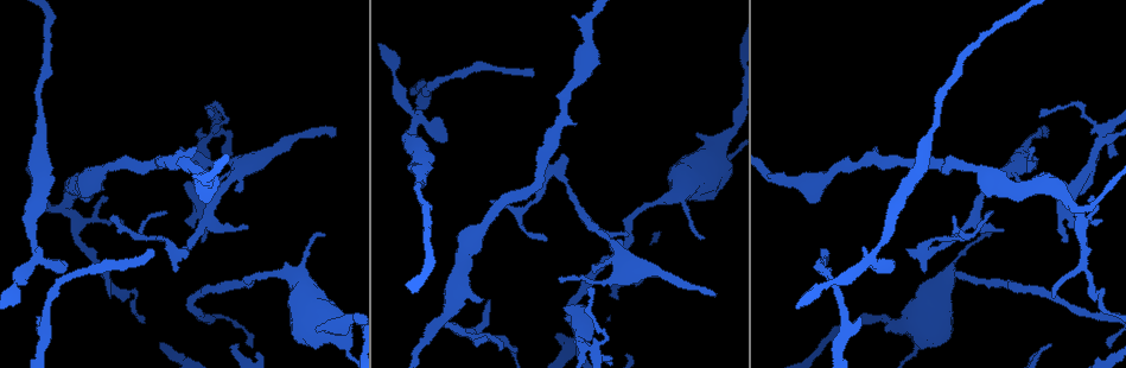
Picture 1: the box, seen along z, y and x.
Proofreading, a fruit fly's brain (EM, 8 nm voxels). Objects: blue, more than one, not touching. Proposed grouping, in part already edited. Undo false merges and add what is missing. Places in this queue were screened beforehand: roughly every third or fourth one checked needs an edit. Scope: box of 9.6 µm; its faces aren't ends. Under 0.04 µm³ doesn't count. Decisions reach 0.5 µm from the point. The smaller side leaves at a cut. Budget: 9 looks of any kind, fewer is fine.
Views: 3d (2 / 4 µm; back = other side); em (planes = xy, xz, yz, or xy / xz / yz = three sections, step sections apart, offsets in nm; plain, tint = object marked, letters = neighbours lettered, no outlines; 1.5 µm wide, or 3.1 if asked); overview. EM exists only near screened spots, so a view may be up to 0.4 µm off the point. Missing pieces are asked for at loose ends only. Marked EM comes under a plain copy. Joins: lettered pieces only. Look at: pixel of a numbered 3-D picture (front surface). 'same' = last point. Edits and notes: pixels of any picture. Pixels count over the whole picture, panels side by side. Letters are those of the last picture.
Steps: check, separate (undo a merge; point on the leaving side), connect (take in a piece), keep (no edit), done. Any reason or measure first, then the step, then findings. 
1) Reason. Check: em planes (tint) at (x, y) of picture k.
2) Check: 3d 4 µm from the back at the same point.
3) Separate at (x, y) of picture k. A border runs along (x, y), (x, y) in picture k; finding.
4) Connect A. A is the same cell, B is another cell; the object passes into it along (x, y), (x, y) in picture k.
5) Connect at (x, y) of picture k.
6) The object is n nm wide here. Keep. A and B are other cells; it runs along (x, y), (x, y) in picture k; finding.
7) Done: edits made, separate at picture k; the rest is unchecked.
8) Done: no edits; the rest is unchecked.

Thin end. Check: em yz step 4 (tint) at (488, 300) of picture 1.

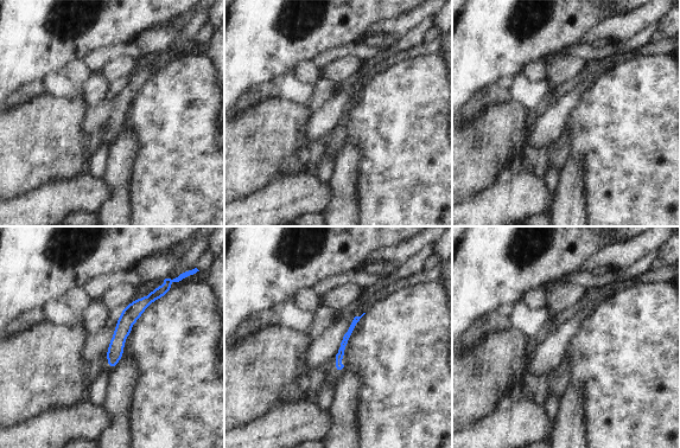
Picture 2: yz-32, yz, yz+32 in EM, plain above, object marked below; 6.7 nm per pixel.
Another direction. Check: em planes (letters) at the same point.

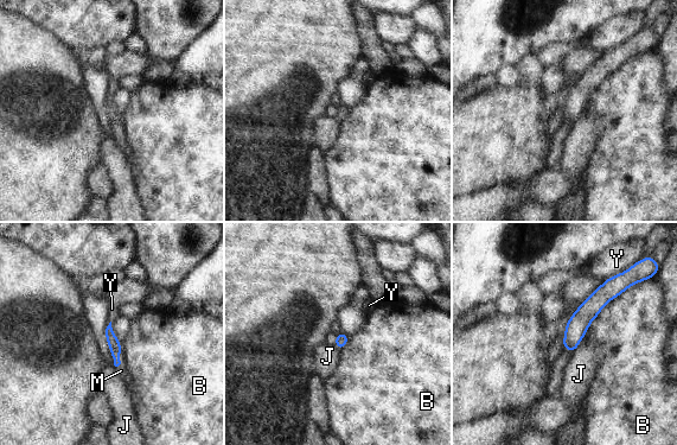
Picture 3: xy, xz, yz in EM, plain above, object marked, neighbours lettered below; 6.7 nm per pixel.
Connect M. M is the same cell, B, J and Y are other cells; the object passes into it along (112, 339), (119, 360), (121, 370) in picture 3; the neuron continues.

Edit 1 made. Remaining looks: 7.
Branch stops here. Check: 3d 4 µm from the back at (324, 234) of picture 1.

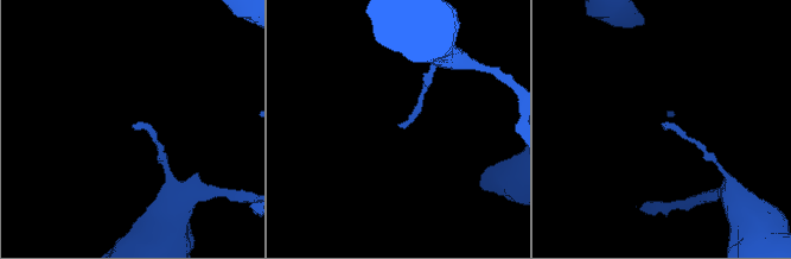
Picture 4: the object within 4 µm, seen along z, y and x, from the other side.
Shape alone is not enough. Check: em planes (letters) at (401, 127) of picture 4.

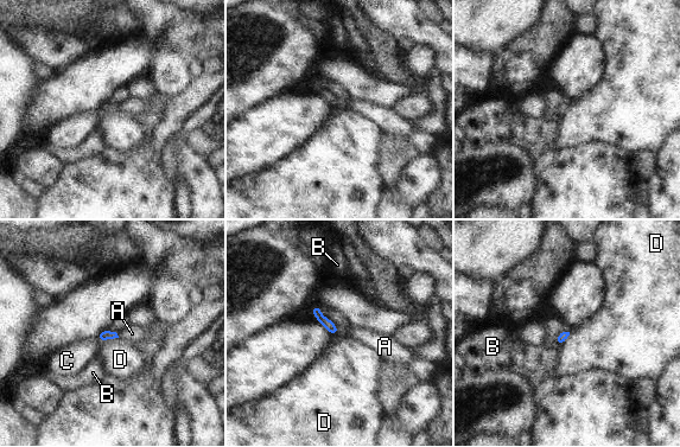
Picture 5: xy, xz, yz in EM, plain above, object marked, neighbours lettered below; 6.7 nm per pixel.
The object is 70 nm wide here. Connect A. A is the same cell, B, C and D are other cells; the neuron continues.

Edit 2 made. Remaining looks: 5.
Free end. Check: 3d 4 µm at (530, 69) of picture 1.

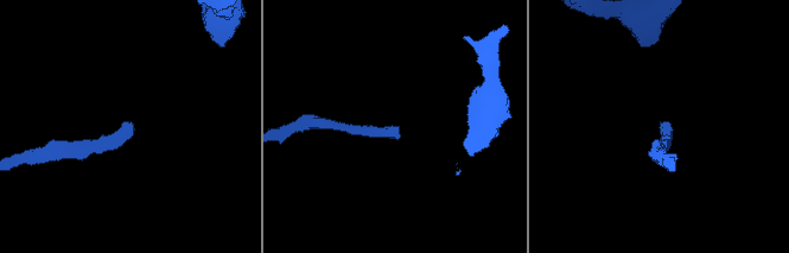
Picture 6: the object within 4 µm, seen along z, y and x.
Check: em yz step 4 (letters) at (661, 126) of picture 6.

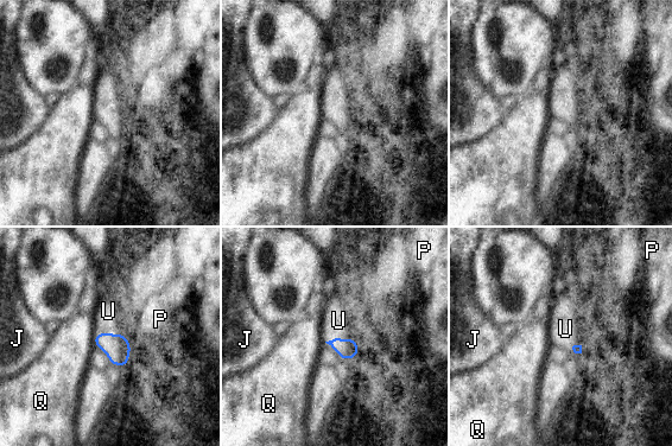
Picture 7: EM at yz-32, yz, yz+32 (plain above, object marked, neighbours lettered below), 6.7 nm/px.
Another direction. Check: em planes (letters) at the same point.

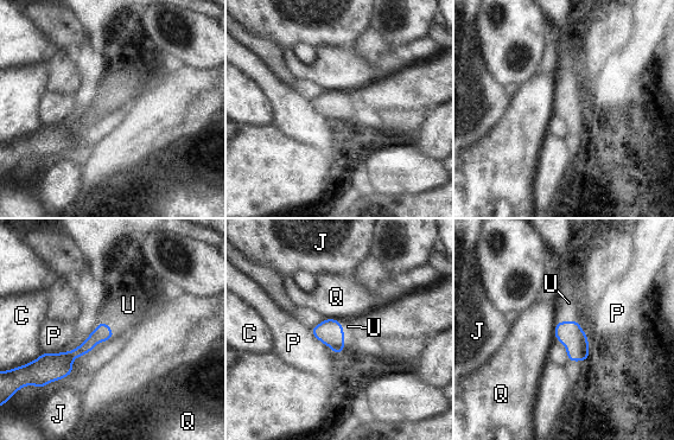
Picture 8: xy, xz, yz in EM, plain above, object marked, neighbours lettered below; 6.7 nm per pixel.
The object is 110 nm wide here. Connect U. U is the same cell, C, J, P and Q are other cells; the object passes into it along (330, 332), (343, 337), (348, 326) in picture 8; the neuron continues.

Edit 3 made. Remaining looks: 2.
Check: overview.

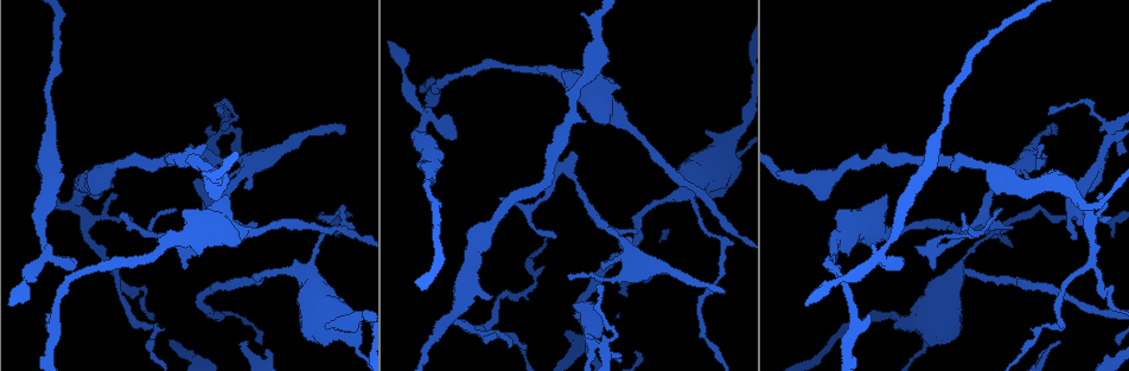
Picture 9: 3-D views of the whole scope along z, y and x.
Thick end. Check: em planes (letters) at (612, 83) of picture 9.

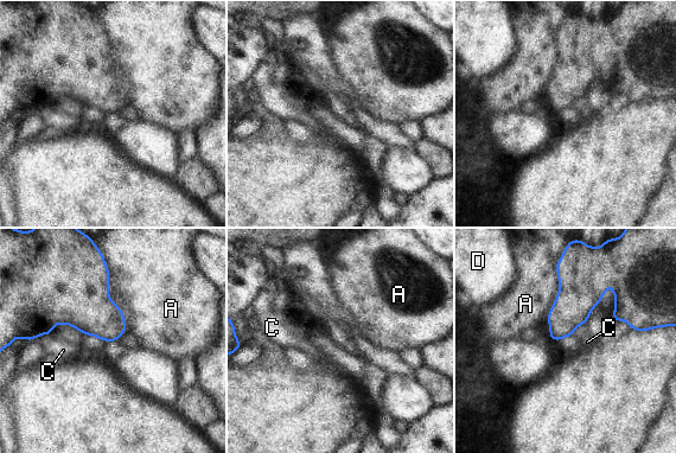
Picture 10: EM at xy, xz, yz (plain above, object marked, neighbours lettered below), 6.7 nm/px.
Keep. A, C and D are other cells; a border runs along (91, 237), (127, 331) in picture 10; no lettered piece goes on from it.

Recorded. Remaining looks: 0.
Done: edits made, connect at picture 3, connect at picture 5, connect at picture 8; the rest is unchecked.

